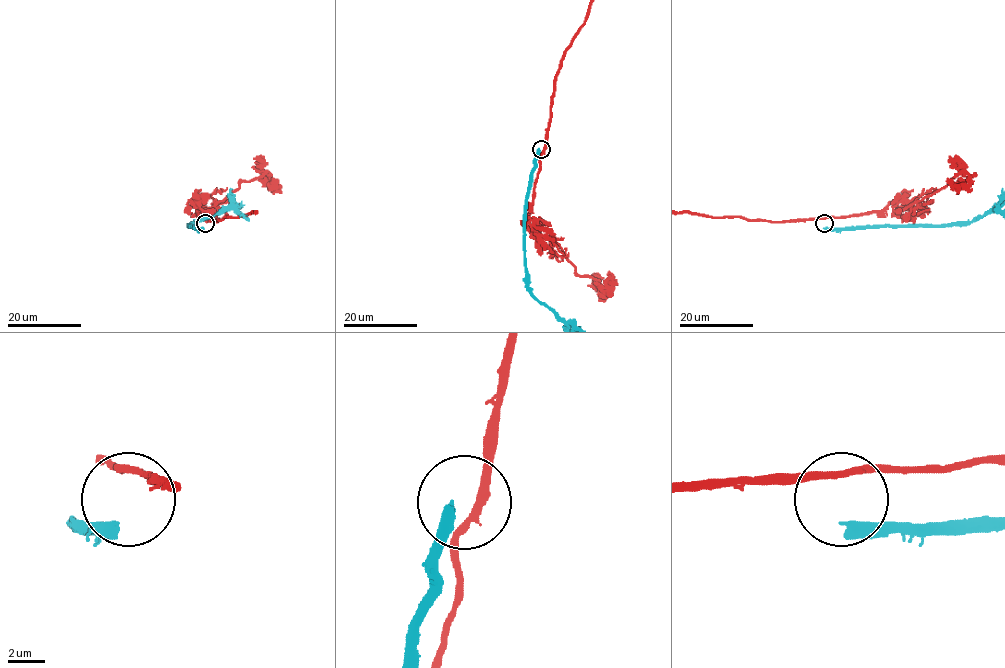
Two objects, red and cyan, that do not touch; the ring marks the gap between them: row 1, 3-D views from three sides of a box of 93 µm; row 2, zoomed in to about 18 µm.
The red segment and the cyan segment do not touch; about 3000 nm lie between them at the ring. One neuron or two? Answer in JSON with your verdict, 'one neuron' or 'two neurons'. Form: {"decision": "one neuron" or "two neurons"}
{"decision": "two neurons"}

